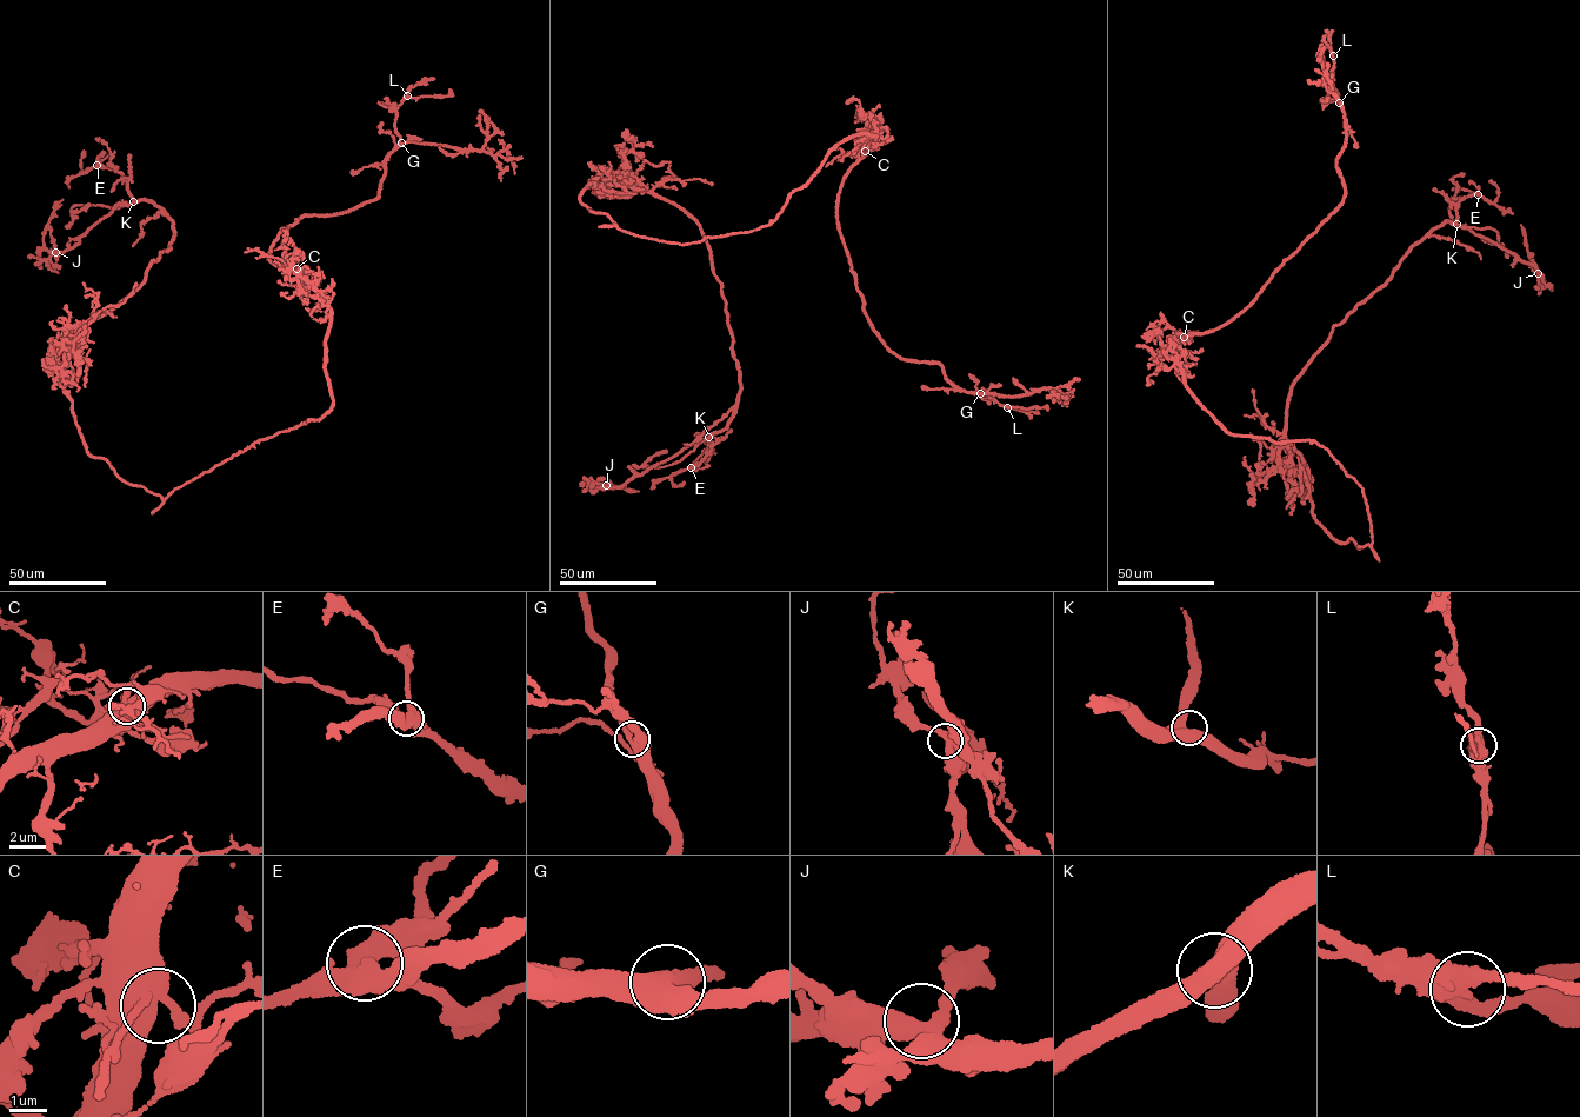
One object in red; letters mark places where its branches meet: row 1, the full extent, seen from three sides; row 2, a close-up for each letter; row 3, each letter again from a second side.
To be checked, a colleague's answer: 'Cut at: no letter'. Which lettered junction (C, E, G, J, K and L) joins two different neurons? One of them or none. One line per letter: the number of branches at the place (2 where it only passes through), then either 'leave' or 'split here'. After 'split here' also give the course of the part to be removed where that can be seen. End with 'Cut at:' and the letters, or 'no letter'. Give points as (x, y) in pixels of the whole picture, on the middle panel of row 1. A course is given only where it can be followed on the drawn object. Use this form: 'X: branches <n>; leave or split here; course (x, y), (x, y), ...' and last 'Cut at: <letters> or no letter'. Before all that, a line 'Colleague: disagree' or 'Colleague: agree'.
Colleague: agree
C: branches 3; leave
E: branches 3; leave
G: branches 3; leave
J: branches 3; leave
K: branches 3; leave
L: branches 3; leave
Cut at: no letter

